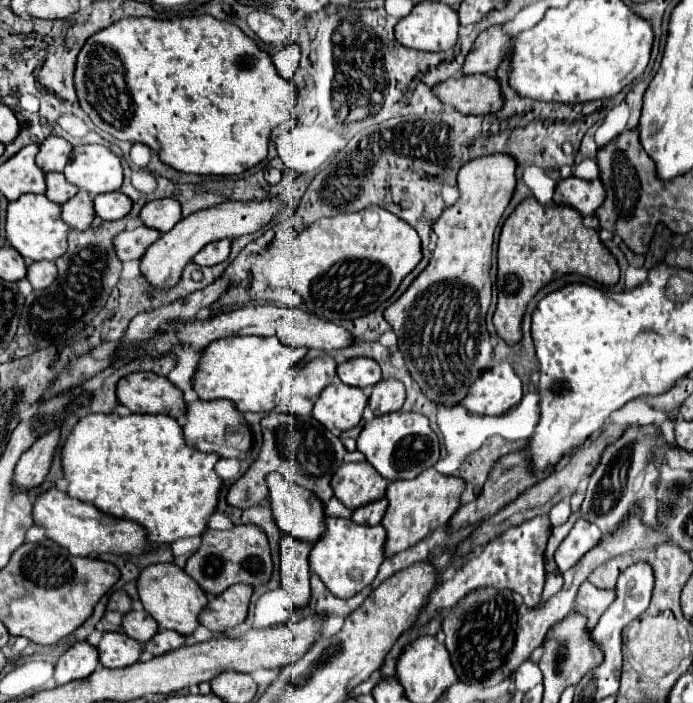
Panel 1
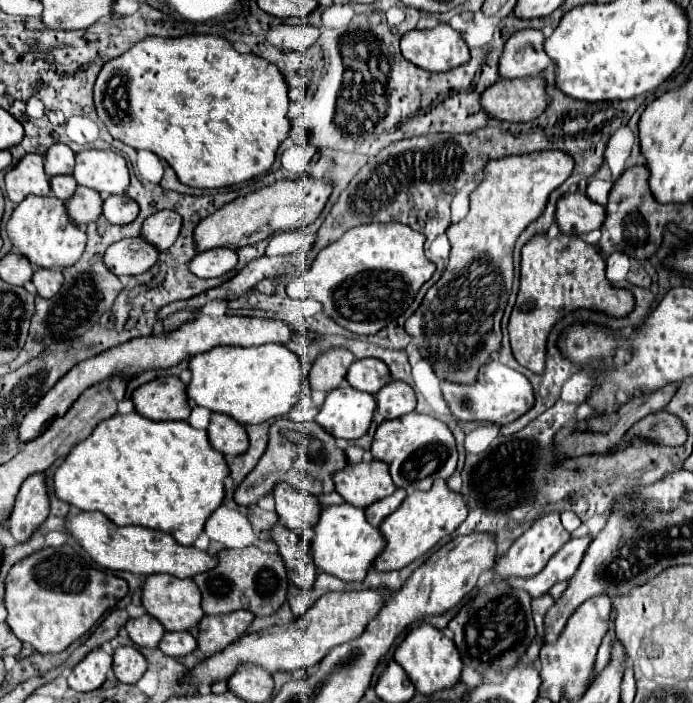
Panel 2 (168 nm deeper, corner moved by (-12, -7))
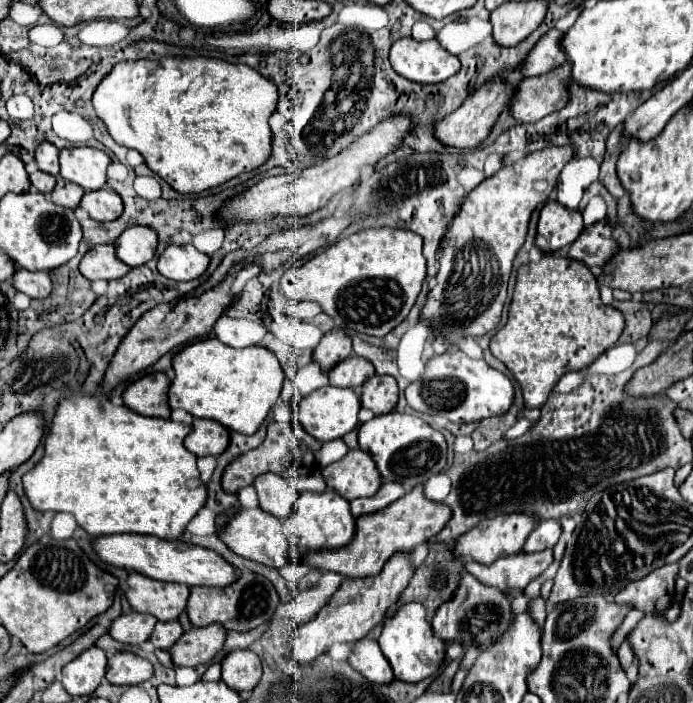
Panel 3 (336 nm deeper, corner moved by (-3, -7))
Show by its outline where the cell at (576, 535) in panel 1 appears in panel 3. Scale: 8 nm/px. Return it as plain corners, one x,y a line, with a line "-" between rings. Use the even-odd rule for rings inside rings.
543,549
539,553
515,553
483,565
477,561
467,561
465,569
475,575
483,585
505,589
525,589
539,573
543,573
553,561
553,551

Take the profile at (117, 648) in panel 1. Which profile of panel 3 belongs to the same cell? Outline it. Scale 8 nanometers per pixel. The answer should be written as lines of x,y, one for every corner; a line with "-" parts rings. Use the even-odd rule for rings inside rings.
129,651
115,653
109,659
107,673
105,673
109,683
123,685
123,687
139,685
139,683
151,679
151,675
153,675
153,665
145,657
139,657

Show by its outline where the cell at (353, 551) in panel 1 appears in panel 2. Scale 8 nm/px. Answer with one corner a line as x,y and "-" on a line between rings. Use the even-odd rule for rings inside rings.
350,503
324,507
318,525
314,527
314,537
310,541
310,549
314,555
314,563
328,575
340,577
346,583
362,583
368,571
374,567
374,561
384,551
386,539
384,535
368,525
364,517
364,509
358,509

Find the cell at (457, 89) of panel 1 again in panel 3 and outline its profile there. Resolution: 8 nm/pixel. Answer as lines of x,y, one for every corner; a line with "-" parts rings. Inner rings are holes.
569,61
545,75
525,77
519,83
511,115
521,123
535,123
545,115
563,109
569,103
567,91
569,77
571,77

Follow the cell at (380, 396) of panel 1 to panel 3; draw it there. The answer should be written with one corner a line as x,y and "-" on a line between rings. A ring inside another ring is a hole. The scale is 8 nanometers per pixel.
373,375
361,387
361,407
371,409
375,415
393,411
397,405
397,397
397,381
387,375

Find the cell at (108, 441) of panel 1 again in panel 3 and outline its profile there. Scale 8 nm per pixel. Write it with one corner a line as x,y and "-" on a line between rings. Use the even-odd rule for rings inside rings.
75,393
75,395
69,395
69,397
61,397
59,399
59,405
57,405
57,411
55,411
55,417
51,421
51,429
45,437
45,453
43,453
43,459
23,475
23,489
25,489
25,495
31,503
33,509
37,511
65,511
65,513
71,513
75,519
77,519
77,525
81,529
85,529
89,535
93,537
99,537
99,535
113,535
113,533
141,533
141,535
157,535
157,537
163,537
163,539
179,539
181,533
185,531
187,523
195,517
195,513
205,505
207,501
207,489
203,485
203,481
199,479
199,469
195,465
197,457
193,453
189,453
183,445
185,437
191,433
191,427
189,425
183,425
183,423
175,423
171,419
155,419
155,417
145,417
145,415
139,415
131,409
127,409
125,405
121,407
115,407
107,397
103,395
83,395
83,393

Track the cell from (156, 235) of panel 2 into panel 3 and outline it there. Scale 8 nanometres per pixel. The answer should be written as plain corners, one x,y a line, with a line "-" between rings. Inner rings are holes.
131,227
125,229
115,241
117,257
127,267
139,267
153,259
157,249
157,235
149,227

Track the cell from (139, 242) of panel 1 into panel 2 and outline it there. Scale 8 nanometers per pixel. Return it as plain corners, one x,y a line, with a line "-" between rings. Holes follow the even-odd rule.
144,237
112,243
104,253
104,263
116,275
140,275
158,261
158,251

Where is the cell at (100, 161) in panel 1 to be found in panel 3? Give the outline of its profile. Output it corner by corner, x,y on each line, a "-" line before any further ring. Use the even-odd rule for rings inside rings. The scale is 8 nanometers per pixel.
75,147
75,149
61,149
59,165
61,177
81,185
85,191
103,189
107,179
105,171
111,159
105,151
93,147

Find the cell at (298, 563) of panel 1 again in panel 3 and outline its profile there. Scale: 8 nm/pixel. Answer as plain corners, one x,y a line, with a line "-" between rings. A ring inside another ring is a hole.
255,507
255,509
241,509
237,511
219,531
221,541
237,555
245,557
245,559
253,559
257,563
269,565
269,567
283,567
285,563
289,563
289,555
291,555
291,545
289,541
283,537
281,533
281,519
273,517
271,513

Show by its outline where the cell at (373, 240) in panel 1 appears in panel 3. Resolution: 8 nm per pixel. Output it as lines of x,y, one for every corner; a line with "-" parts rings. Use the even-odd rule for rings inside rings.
363,229
339,239
325,251
281,277
281,289
291,301
315,301
339,327
383,337
411,311
425,281
423,239
403,229

